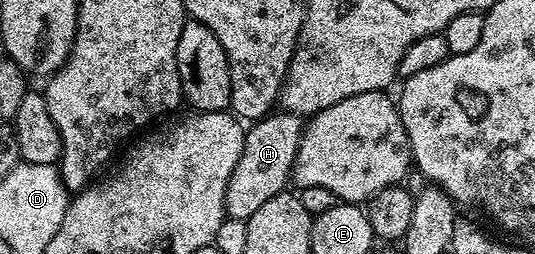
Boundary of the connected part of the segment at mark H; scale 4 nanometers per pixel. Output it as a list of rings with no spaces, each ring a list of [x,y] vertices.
[[[275,111],[256,120],[245,132],[241,157],[233,169],[226,186],[226,216],[246,220],[269,201],[286,190],[290,182],[296,155],[299,152],[303,121],[300,116],[284,111]]]

